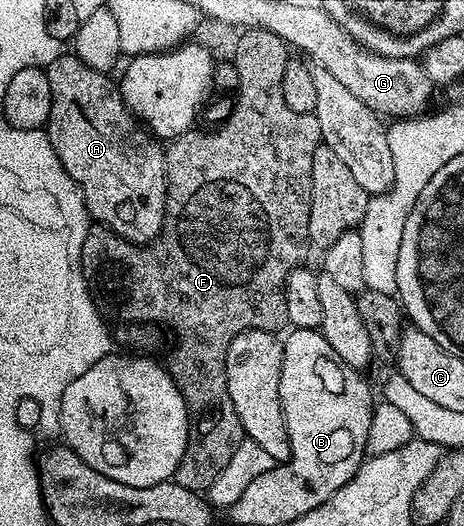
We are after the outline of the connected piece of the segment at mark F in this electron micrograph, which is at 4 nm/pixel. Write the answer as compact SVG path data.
M244 29L235 46L233 61L239 69L239 88L235 100L235 107L229 116L229 120L218 128L192 128L186 130L179 138L170 139L166 147L167 156L167 211L163 221L163 230L154 242L146 246L138 246L124 238L119 238L108 226L92 225L85 236L85 244L81 248L81 264L83 275L92 295L97 296L98 301L104 307L116 310L125 321L130 324L152 324L151 322L168 322L175 333L175 351L171 359L166 359L165 367L171 373L171 378L177 384L177 388L187 401L187 413L191 416L191 431L187 437L185 456L181 456L181 464L177 464L174 481L181 484L181 488L206 492L221 476L225 464L233 460L233 452L243 442L245 437L243 425L233 408L233 400L229 400L229 388L221 390L221 384L227 384L225 364L229 344L241 332L246 330L264 329L267 322L287 322L287 308L285 306L285 287L287 277L293 271L300 269L303 253L309 250L307 229L309 228L309 212L311 211L311 181L313 180L313 152L321 145L321 128L317 124L314 114L302 114L293 112L289 104L285 104L285 96L281 96L281 79L285 76L285 64L289 60L289 47L286 42L268 30Z

